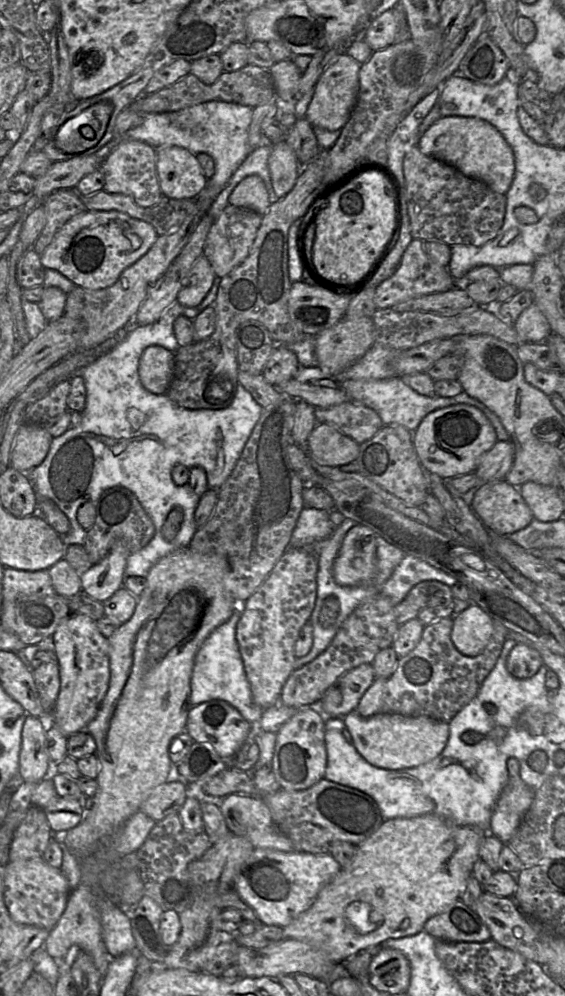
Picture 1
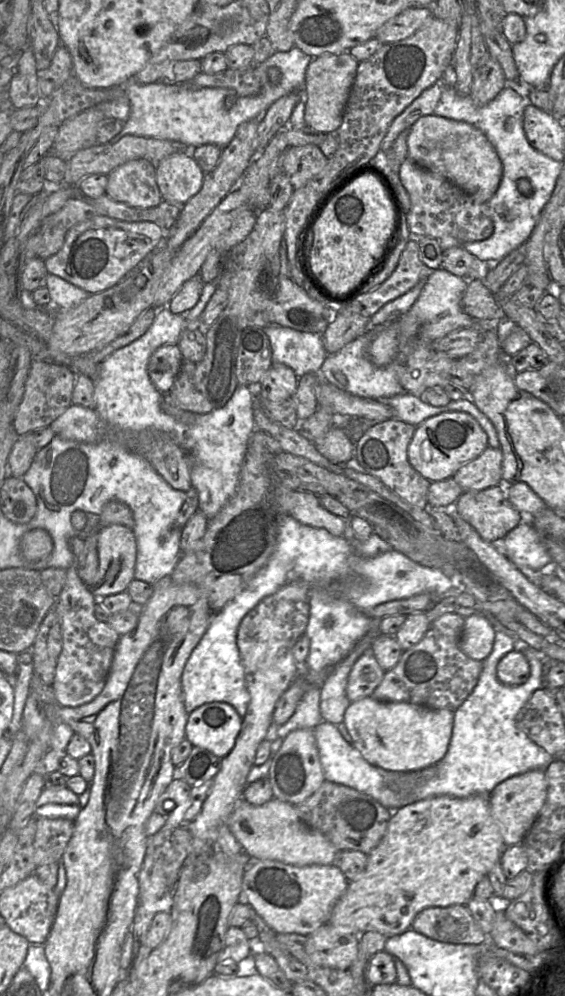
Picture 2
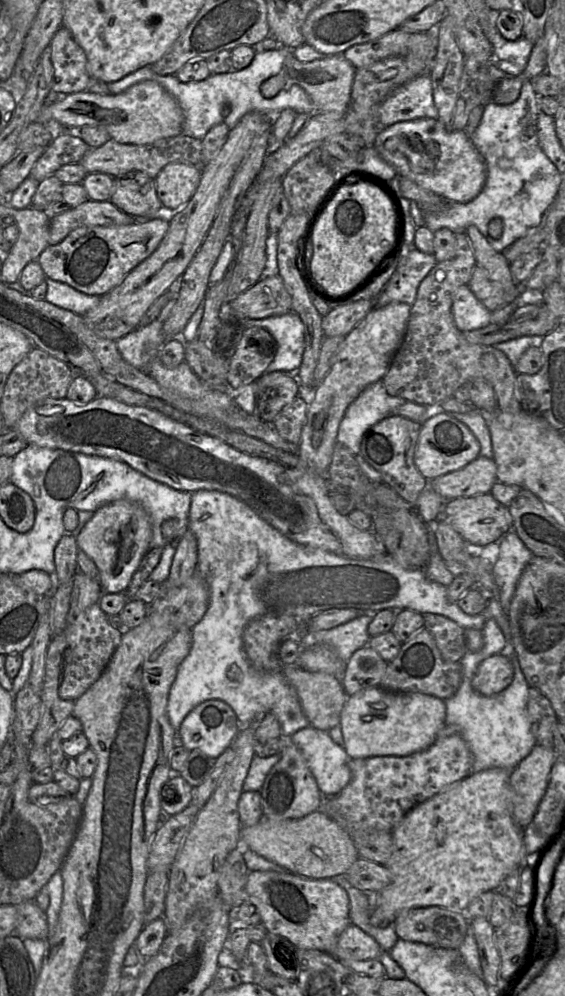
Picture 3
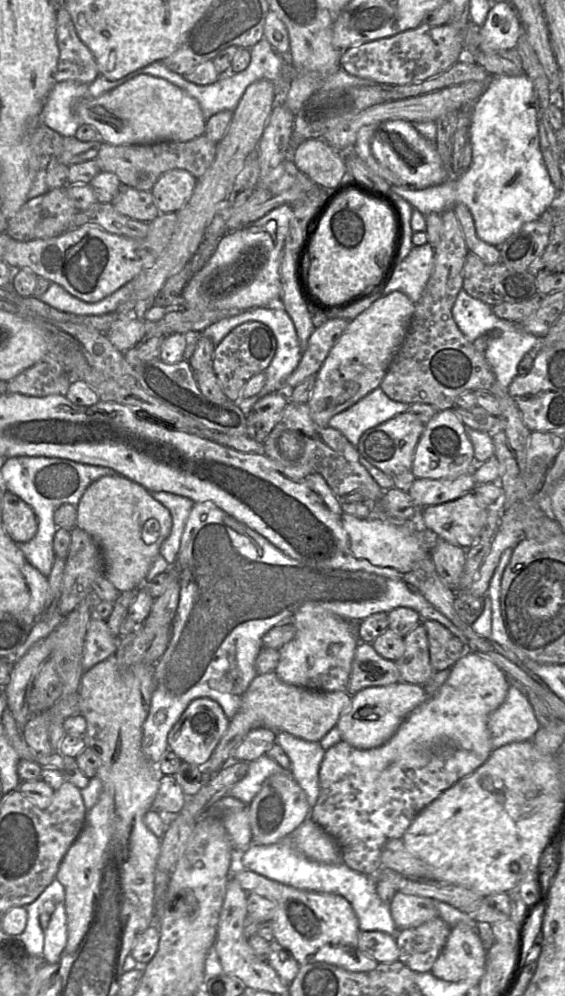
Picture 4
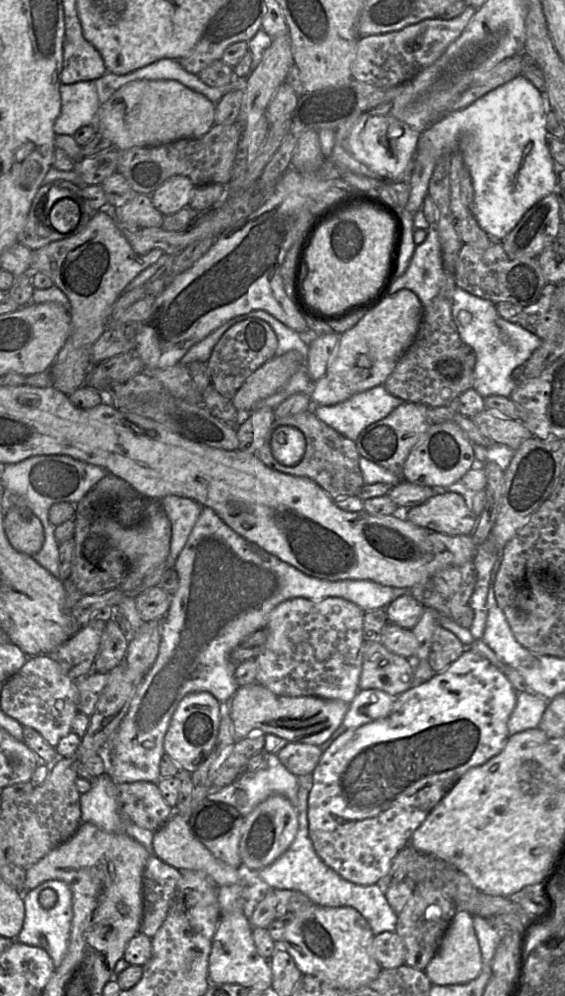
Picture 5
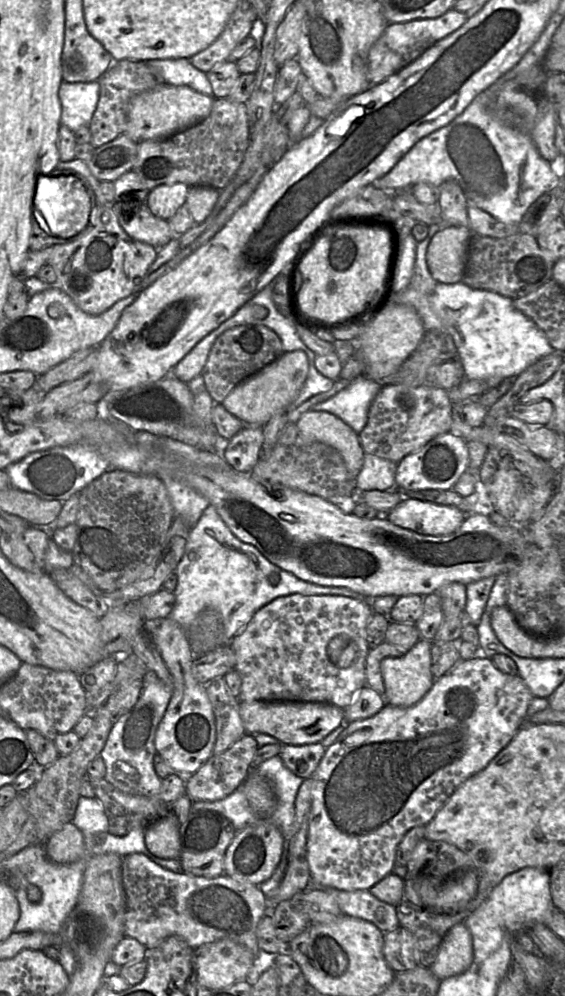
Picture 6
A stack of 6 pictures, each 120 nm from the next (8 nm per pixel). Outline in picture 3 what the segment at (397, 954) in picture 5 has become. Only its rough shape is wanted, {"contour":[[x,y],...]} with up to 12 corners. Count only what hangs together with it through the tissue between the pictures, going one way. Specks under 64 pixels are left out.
{"contour":[[350,923],[333,955],[340,961],[378,959],[377,941]]}

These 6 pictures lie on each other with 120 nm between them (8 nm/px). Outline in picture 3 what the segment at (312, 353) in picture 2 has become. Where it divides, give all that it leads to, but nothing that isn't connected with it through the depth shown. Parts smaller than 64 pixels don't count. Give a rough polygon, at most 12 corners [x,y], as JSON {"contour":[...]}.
{"contour":[[289,312],[247,319],[276,341],[276,354],[265,373],[294,374],[305,347],[304,324]]}

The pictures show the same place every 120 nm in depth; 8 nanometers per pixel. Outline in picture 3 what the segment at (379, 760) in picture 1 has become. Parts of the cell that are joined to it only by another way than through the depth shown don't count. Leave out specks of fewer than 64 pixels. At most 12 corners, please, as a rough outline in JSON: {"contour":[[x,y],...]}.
{"contour":[[381,686],[348,696],[351,759],[407,756],[446,726],[444,700]]}

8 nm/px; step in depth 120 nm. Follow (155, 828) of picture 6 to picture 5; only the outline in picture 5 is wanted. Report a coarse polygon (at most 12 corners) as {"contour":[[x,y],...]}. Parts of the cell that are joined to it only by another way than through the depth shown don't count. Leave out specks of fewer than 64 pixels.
{"contour":[[173,815],[153,853],[178,870],[204,872],[217,886],[242,884],[244,870],[213,856]]}

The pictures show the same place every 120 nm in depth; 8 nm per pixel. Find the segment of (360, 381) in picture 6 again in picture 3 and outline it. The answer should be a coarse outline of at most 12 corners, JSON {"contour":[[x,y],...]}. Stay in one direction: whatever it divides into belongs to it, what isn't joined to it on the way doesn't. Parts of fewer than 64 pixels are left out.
{"contour":[[382,380],[346,409],[336,443],[358,455],[364,433],[406,402]]}

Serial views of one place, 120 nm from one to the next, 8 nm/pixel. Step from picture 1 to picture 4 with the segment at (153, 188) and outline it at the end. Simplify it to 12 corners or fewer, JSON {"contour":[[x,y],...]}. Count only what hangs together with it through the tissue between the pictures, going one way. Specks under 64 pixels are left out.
{"contour":[[123,184],[112,204],[145,223],[160,214],[151,191]]}

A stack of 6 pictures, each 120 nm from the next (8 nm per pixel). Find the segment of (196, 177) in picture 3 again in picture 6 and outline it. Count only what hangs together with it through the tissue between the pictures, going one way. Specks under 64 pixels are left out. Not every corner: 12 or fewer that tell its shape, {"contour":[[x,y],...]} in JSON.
{"contour":[[183,183],[159,185],[148,192],[153,215],[169,220],[185,205]]}

